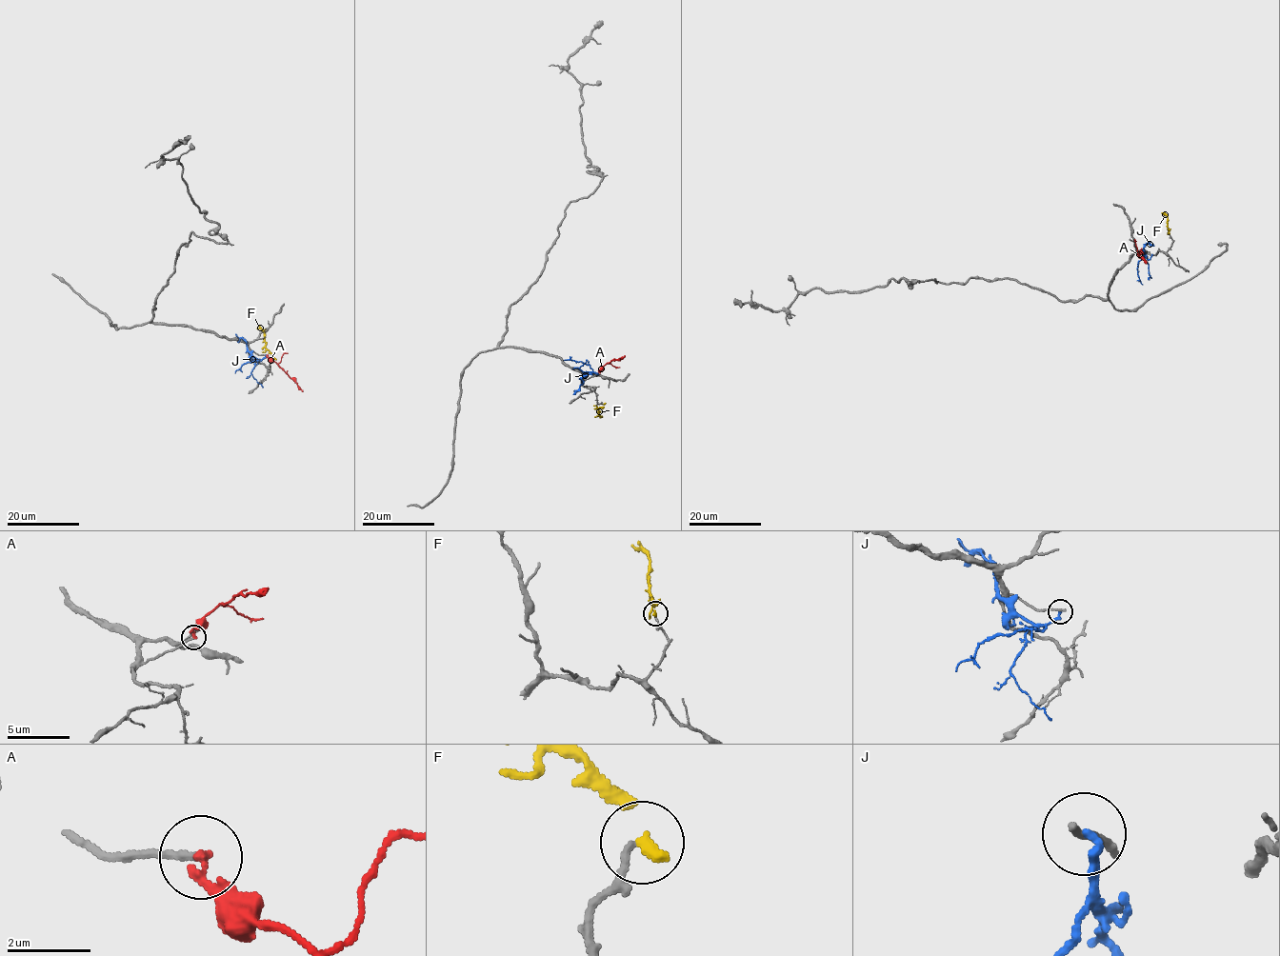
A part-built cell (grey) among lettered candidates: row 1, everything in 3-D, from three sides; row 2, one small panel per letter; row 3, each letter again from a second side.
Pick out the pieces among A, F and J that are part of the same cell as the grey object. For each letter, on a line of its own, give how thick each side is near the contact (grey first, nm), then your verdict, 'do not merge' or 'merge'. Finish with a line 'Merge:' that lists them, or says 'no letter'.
A: 160 nm thick on the grey side, 200 nm on the other; do not merge
F: 150 nm thick on the grey side, 220 nm on the other; do not merge
J: 190 nm thick on the grey side, 200 nm on the other; do not merge
Merge: no letter

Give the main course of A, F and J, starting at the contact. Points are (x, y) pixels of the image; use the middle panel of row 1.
A: (599, 372), (607, 362), (625, 355)
F: (604, 404), (598, 409), (600, 417), (596, 416)
J: (597, 374), (590, 372), (582, 378), (582, 384), (573, 393)

